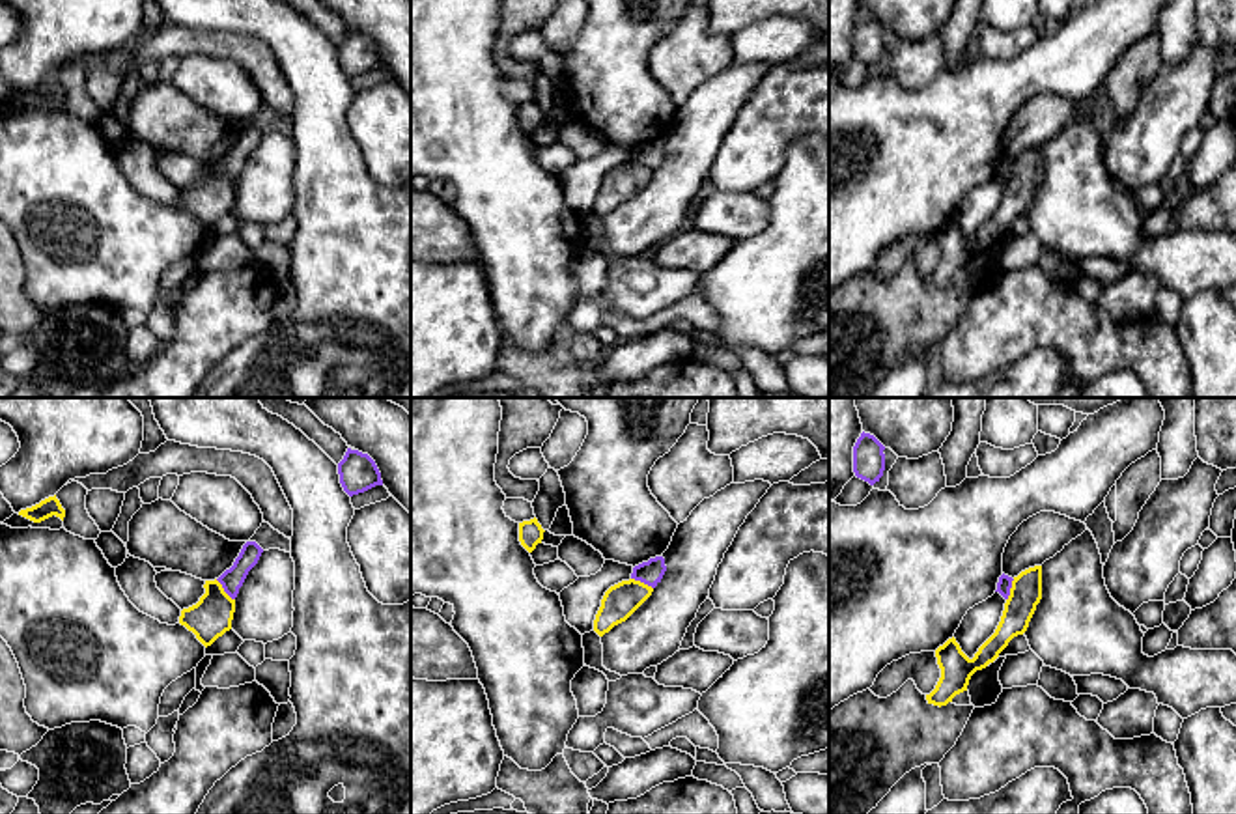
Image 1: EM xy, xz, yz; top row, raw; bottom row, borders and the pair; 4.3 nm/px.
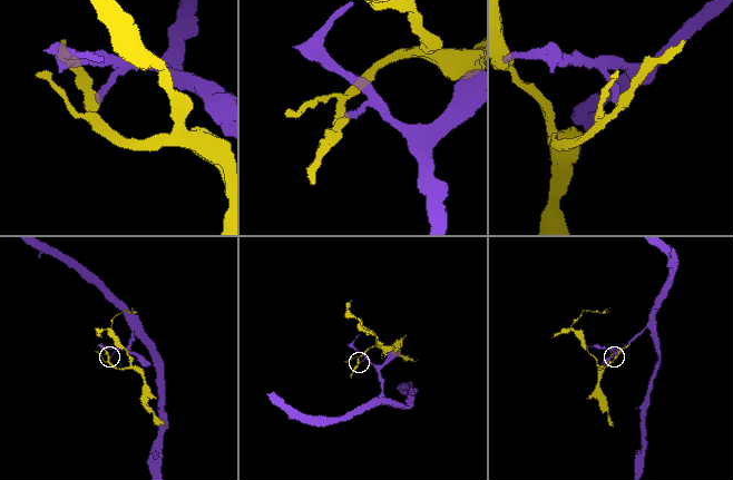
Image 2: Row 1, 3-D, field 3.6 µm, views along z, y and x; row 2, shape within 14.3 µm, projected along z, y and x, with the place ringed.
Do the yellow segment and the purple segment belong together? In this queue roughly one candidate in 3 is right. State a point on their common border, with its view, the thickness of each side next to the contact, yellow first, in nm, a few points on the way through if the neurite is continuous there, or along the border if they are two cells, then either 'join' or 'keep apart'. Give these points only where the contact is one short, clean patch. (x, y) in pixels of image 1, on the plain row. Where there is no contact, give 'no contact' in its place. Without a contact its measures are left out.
meets yellow in xy at (223, 172); 180 nm thick on the yellow side, 100 nm on the other; border along xy (215, 161), (234, 182); keep apart

